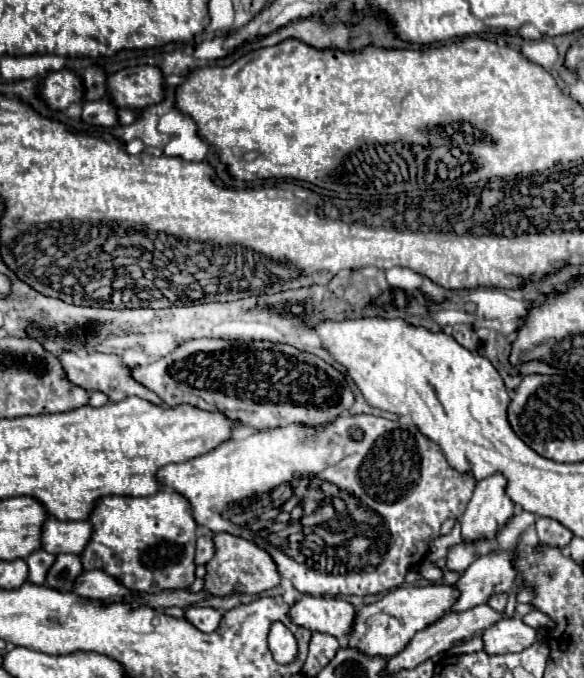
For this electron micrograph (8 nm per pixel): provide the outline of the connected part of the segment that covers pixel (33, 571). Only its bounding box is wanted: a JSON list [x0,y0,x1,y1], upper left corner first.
[26,549,54,585]

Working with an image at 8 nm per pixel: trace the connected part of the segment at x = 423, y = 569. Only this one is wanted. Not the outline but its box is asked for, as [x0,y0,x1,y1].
[418,561,442,581]

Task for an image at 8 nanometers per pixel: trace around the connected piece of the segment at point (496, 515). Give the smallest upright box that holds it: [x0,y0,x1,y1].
[460,473,514,539]

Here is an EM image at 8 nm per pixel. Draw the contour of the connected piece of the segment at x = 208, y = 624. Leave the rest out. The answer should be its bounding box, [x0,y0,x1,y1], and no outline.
[184,607,222,633]

